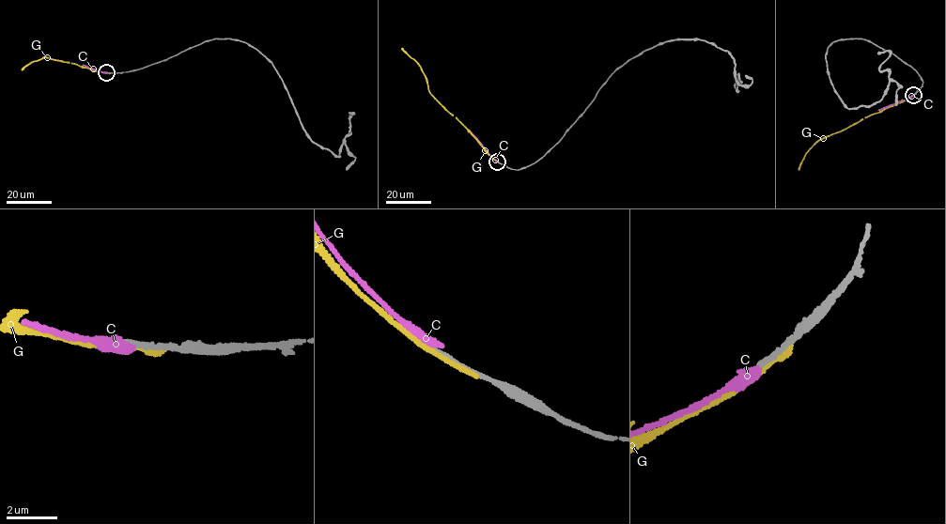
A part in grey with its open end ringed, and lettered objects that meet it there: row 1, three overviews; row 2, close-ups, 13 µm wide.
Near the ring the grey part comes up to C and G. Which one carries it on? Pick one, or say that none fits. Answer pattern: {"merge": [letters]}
{"merge": []}

